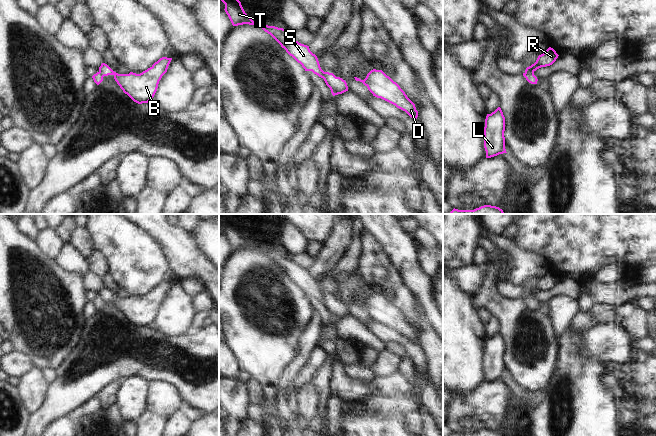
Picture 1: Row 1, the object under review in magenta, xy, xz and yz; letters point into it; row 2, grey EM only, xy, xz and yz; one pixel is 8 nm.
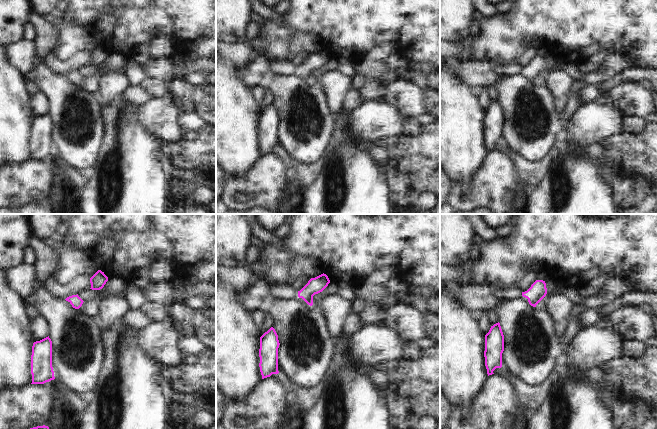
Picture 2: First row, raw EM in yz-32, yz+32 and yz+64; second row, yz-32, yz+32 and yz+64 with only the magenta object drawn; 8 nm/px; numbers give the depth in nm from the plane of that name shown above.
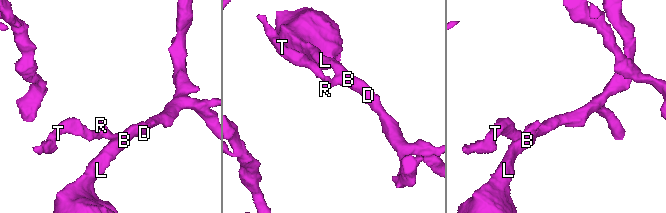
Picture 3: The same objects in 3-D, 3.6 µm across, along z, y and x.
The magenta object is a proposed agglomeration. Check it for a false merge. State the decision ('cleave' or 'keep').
cleave

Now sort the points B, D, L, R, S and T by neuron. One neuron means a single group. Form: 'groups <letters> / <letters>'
groups B D L R / S T

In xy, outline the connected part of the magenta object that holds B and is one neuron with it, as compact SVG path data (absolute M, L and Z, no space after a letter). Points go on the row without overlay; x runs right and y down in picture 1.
M162 281L140 298L133 296L118 298L105 287L101 288L99 296L103 300L113 299L123 316L134 326L138 328L149 327L157 315L159 305L167 296L171 284L172 282Z

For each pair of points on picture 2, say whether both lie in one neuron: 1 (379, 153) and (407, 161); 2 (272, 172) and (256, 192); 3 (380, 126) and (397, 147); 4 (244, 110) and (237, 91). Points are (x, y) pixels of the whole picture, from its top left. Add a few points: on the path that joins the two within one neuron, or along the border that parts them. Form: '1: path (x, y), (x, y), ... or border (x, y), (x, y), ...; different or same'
1: border (375, 143), (384, 149), (386, 163); different
2: path (268, 177), (261, 187); same
3: border (401, 132), (397, 136), (389, 136), (376, 142); different
4: path (239, 105), (237, 103), (237, 96); same

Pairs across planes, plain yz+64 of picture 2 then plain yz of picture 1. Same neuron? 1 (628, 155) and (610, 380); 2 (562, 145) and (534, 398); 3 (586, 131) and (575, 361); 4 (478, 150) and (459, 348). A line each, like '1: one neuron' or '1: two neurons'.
1: two neurons
2: one neuron
3: two neurons
4: one neuron

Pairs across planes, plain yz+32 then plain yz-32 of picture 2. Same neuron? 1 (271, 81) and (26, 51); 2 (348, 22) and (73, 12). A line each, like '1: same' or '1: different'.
1: different
2: same

